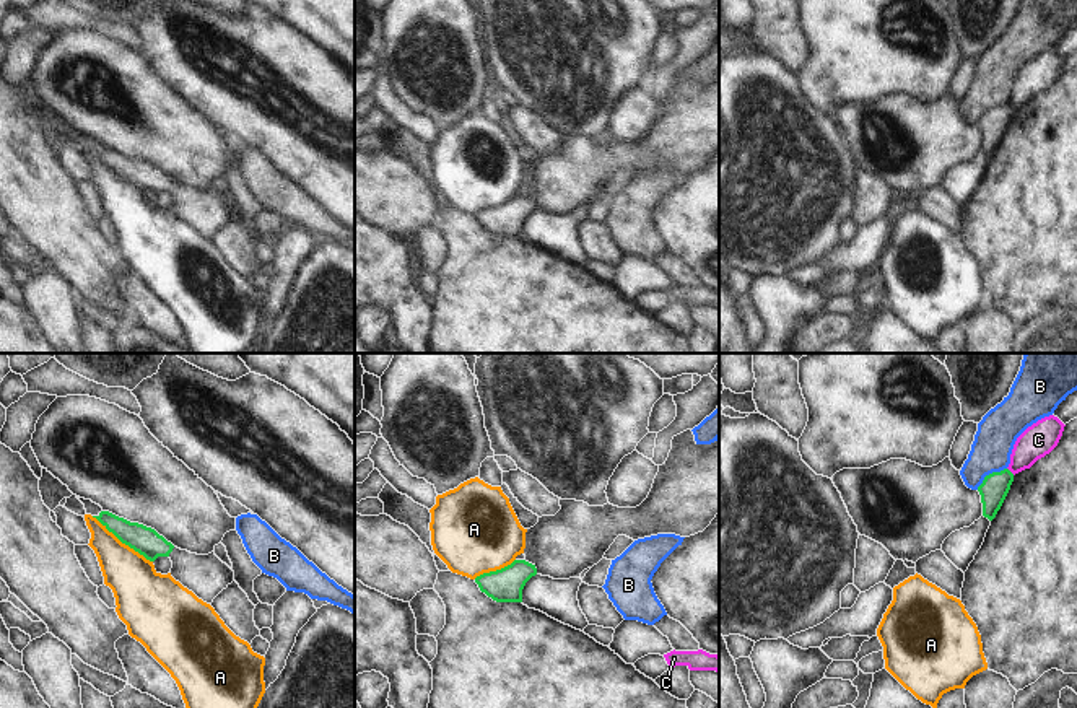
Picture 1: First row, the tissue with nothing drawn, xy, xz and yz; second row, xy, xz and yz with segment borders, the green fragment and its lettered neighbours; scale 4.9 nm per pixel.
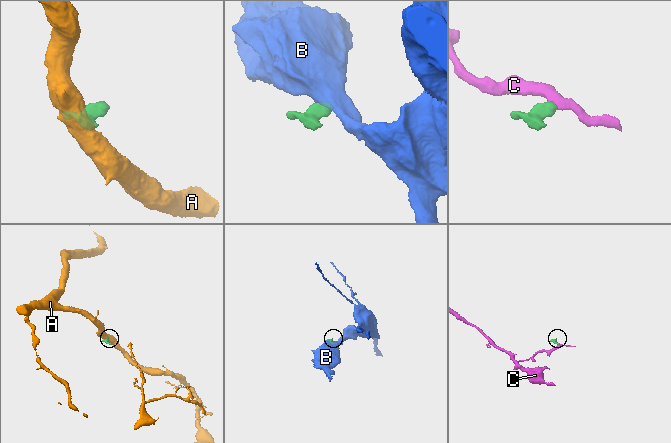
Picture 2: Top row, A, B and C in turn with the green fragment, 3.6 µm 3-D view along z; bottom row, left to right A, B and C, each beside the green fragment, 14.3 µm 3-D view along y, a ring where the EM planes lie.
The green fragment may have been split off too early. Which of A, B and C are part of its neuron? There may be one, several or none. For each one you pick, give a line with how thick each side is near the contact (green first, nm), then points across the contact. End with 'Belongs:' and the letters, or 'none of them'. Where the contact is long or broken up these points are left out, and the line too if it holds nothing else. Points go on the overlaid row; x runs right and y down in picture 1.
Belongs: none of them

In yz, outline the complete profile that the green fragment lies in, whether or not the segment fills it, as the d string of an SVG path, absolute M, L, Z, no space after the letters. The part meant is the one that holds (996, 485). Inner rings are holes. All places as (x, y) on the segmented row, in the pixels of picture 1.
M1009 469L992 472L984 477L983 483L978 487L984 518L988 518L989 521L996 518L1010 490L1012 482L1014 474Z

